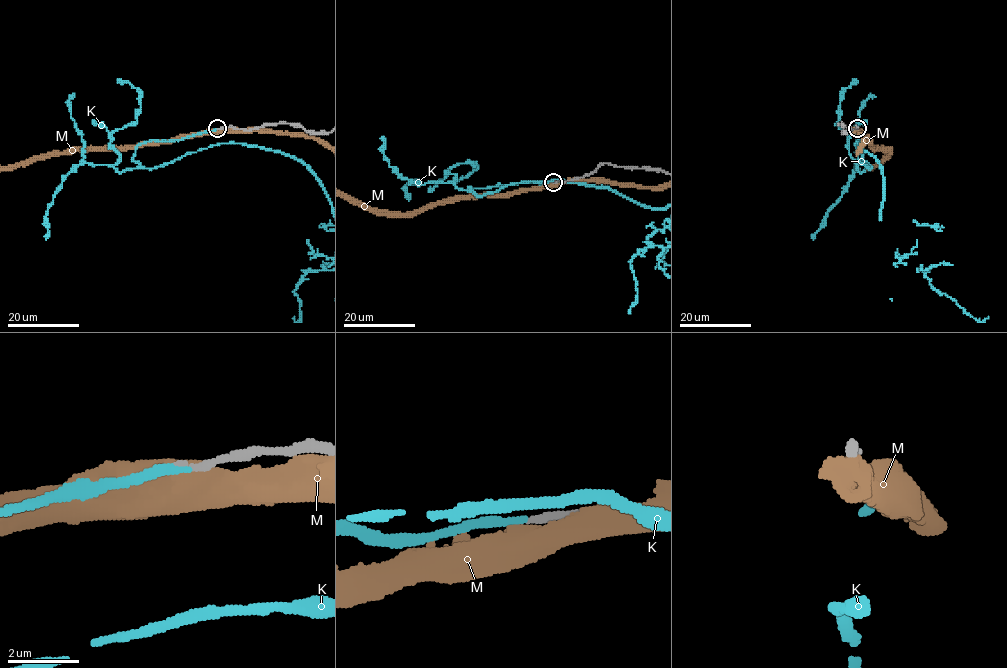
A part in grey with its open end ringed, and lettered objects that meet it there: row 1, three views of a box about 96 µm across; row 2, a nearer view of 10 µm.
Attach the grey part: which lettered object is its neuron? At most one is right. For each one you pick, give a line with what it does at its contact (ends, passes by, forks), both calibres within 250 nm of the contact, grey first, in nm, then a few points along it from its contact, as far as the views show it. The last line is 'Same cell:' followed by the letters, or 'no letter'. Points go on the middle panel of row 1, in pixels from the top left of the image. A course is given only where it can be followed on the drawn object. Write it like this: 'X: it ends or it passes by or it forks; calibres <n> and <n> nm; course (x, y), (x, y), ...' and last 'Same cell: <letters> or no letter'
K: it ends; calibres 200 and 260 nm
Same cell: K

